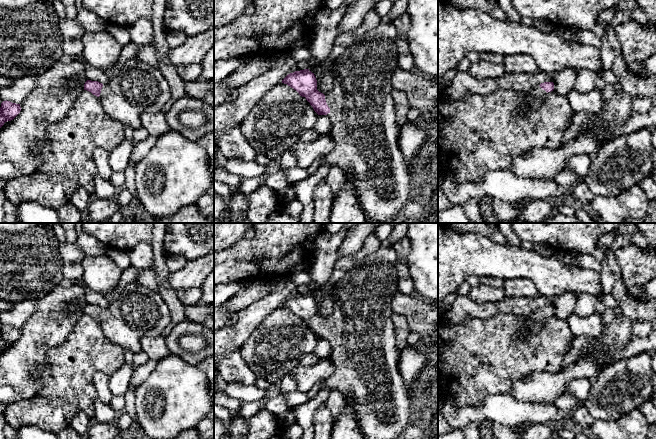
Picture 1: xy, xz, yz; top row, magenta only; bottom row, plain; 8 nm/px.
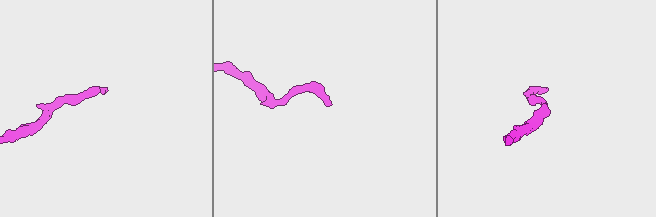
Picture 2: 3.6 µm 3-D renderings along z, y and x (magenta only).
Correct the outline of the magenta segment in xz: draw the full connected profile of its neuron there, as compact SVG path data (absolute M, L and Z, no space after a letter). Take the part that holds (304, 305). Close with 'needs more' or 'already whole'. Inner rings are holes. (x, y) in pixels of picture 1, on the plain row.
M380 247L376 252L366 256L364 259L359 260L348 272L346 272L342 278L332 287L332 313L325 319L317 314L317 304L309 293L295 295L288 298L282 307L287 308L294 314L296 314L300 320L305 321L306 324L313 331L314 335L318 339L327 339L332 347L330 359L335 366L334 373L325 380L324 389L334 389L341 392L344 395L345 402L350 404L354 409L354 413L359 420L361 429L364 433L365 439L397 439L398 436L404 432L410 419L410 399L408 396L407 388L402 380L402 377L398 370L398 356L399 349L396 346L396 335L394 325L391 321L393 310L391 308L391 301L393 296L397 293L398 276L396 268L396 252L390 248Z | needs more

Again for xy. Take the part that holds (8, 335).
M3 325L0 331L0 352L5 346L13 344L21 335L20 328Z | already whole

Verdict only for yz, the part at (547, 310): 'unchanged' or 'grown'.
grown

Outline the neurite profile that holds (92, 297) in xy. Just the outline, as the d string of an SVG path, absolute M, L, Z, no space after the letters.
M77 280L76 281L77 284L80 284L84 287L84 292L85 292L85 298L86 298L86 303L87 304L91 304L91 305L98 305L100 307L102 307L103 309L108 307L110 304L110 298L97 293L96 291L86 287L83 284L83 280Z

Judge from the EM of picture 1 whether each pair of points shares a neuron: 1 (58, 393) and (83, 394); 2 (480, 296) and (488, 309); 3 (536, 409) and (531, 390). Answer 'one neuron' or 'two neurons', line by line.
1: one neuron
2: two neurons
3: two neurons

